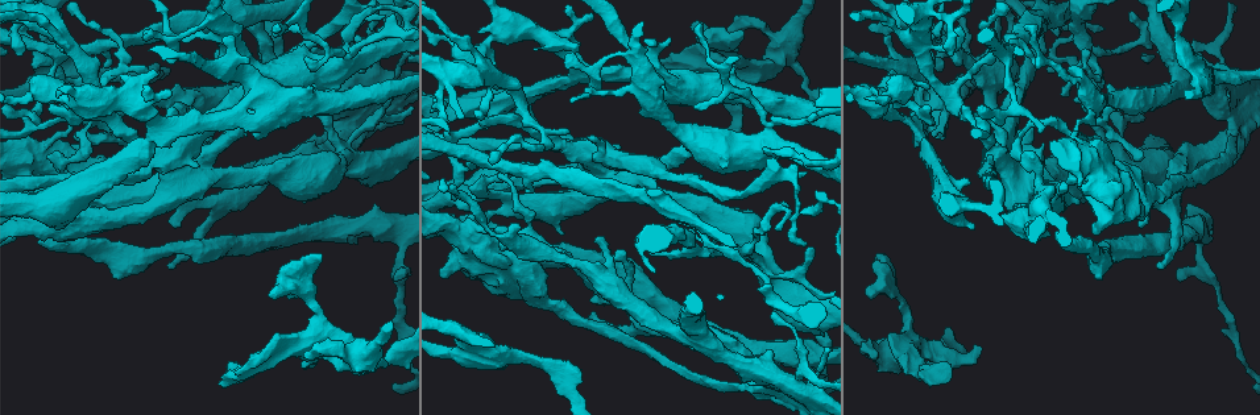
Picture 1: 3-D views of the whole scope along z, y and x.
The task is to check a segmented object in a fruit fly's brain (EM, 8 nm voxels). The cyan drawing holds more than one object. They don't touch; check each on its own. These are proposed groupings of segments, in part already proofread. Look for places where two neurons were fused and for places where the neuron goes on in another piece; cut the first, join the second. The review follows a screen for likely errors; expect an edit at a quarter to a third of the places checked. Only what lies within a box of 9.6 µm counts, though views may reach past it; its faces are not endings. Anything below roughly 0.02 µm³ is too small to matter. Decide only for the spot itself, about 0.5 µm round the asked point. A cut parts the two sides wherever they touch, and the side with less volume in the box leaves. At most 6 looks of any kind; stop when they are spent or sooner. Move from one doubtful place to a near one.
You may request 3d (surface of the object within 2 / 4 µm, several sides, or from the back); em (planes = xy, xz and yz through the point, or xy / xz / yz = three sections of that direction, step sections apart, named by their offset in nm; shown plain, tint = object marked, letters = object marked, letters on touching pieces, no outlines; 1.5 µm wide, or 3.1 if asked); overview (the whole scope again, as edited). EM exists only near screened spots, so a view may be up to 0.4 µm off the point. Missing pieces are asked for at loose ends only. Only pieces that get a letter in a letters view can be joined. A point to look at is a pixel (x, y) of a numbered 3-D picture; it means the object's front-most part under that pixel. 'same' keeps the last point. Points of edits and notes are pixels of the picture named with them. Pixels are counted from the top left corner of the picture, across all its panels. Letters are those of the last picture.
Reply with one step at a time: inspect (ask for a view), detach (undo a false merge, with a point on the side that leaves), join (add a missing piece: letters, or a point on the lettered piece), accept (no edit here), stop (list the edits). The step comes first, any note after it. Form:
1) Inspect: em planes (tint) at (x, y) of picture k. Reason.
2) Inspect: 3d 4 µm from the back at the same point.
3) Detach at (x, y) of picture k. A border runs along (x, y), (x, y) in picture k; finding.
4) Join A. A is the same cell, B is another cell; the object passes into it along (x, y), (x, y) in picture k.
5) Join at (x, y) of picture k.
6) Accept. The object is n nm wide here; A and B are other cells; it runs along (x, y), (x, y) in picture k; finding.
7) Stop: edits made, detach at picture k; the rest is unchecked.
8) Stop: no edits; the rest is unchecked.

Inspect: 3d 2 µm at (275, 333) of picture 1. Branch stops here.

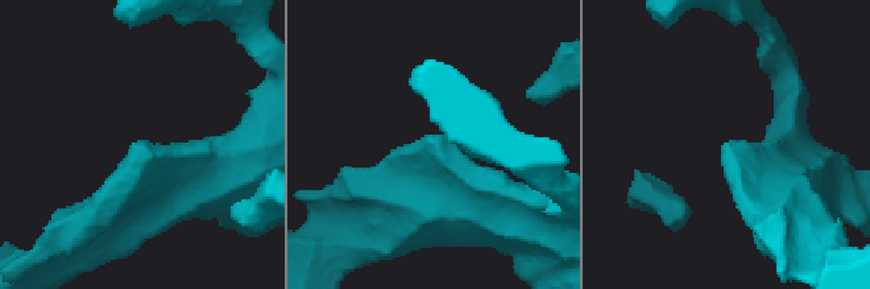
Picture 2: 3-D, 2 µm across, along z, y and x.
Inspect: em planes (letters) at (138, 148) of picture 2.

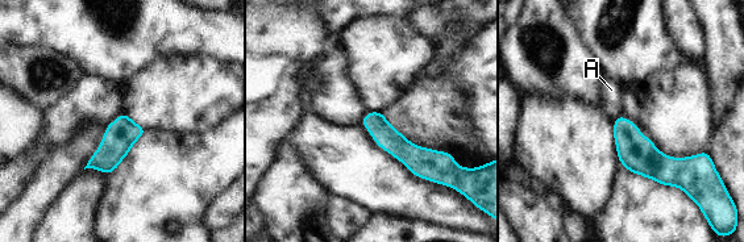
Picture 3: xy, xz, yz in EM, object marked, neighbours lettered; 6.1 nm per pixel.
Accept. The longest contact is with A, 60 nm; A is another cell; none of them fits.

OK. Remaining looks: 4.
Inspect: em xz step 4 (letters) at (1145, 213) of picture 1.

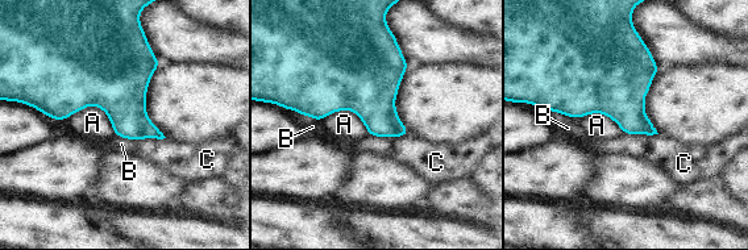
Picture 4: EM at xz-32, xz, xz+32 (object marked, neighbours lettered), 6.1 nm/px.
Inspect: em xy step 4 (letters) at the same point. Cut it another way.

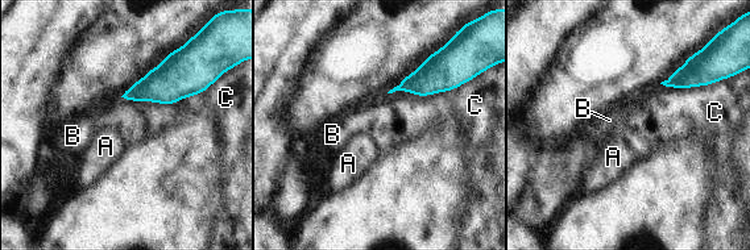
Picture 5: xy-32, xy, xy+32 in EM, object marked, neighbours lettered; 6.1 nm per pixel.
Accept. A, B and C are other cells; a border runs along (208, 87), (175, 103), (121, 98) in picture 5; none of them fits.

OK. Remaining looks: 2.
Inspect: em planes (letters) at (446, 105) of picture 1. Free end.

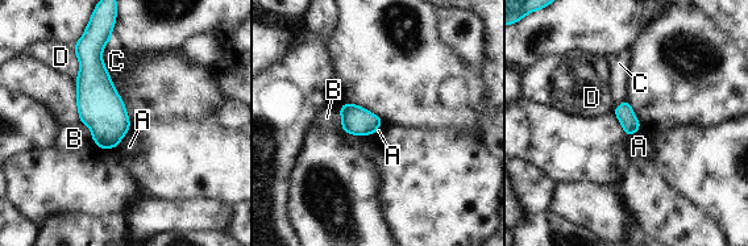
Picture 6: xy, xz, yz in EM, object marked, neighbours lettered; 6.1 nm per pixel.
Accept. The object is 110 nm wide here; A, B, C and D are other cells; a border runs along (641, 128), (628, 138) in picture 6; no lettered piece goes on from it.

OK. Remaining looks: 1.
Stop: no edits; the rest is unchecked.

